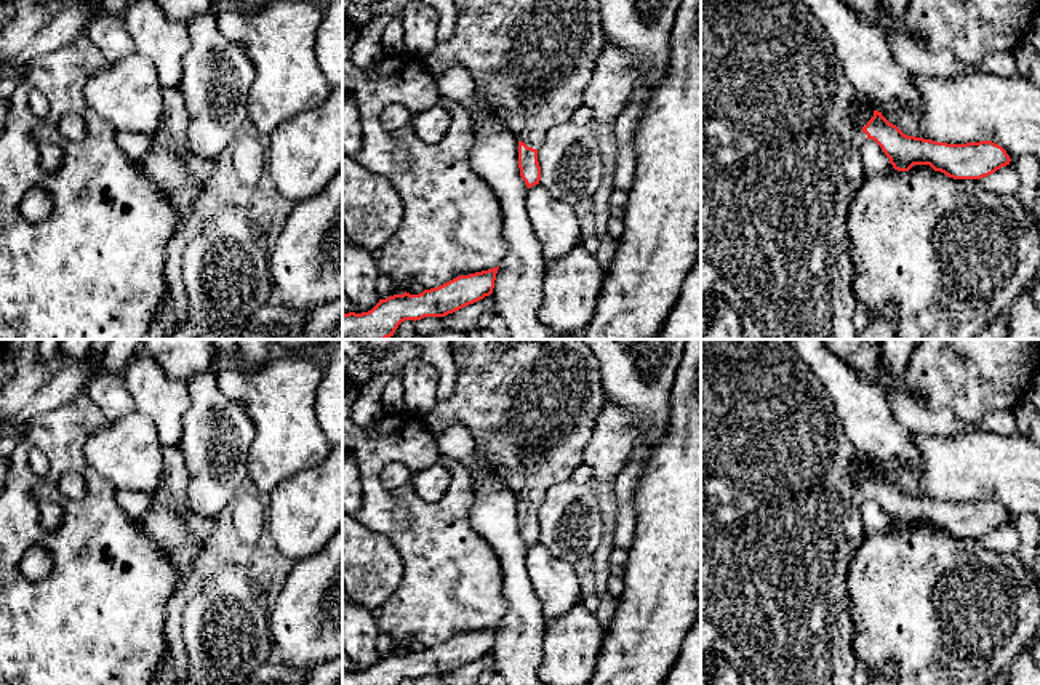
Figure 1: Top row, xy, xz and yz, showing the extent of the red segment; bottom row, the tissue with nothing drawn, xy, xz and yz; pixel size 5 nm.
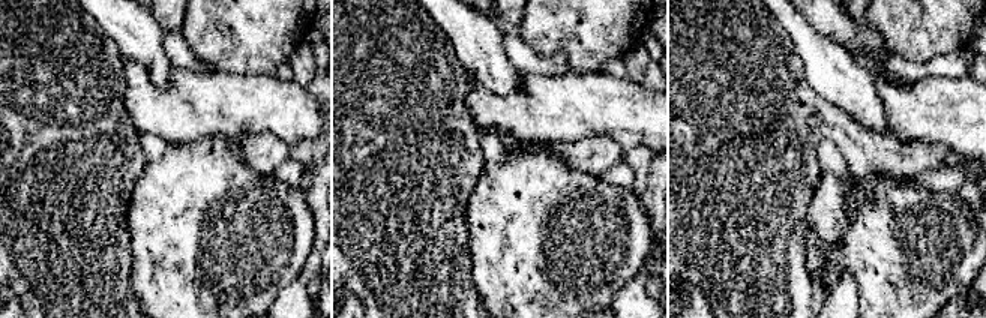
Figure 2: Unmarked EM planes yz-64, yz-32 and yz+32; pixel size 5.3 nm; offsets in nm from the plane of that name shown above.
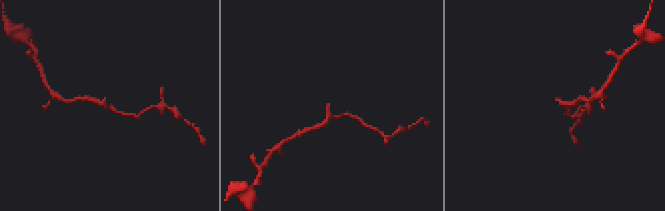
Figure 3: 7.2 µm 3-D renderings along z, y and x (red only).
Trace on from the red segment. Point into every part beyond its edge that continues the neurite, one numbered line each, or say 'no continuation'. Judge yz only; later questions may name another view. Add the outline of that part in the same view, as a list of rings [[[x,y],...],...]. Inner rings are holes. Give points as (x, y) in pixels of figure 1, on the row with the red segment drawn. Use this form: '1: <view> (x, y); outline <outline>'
1: yz (781, 136); outline [[[701,0],[701,293],[714,293],[730,302],[739,314],[744,339],[858,339],[854,326],[856,298],[853,293],[853,264],[848,237],[848,210],[862,182],[861,146],[867,141],[862,128],[874,117],[869,101],[848,80],[837,58],[830,37],[802,0]]]

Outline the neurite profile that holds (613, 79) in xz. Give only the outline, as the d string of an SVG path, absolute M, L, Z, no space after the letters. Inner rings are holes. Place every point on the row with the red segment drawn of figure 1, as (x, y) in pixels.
M611 43L597 58L582 104L600 128L611 125L630 102L638 78L635 66L635 58Z

